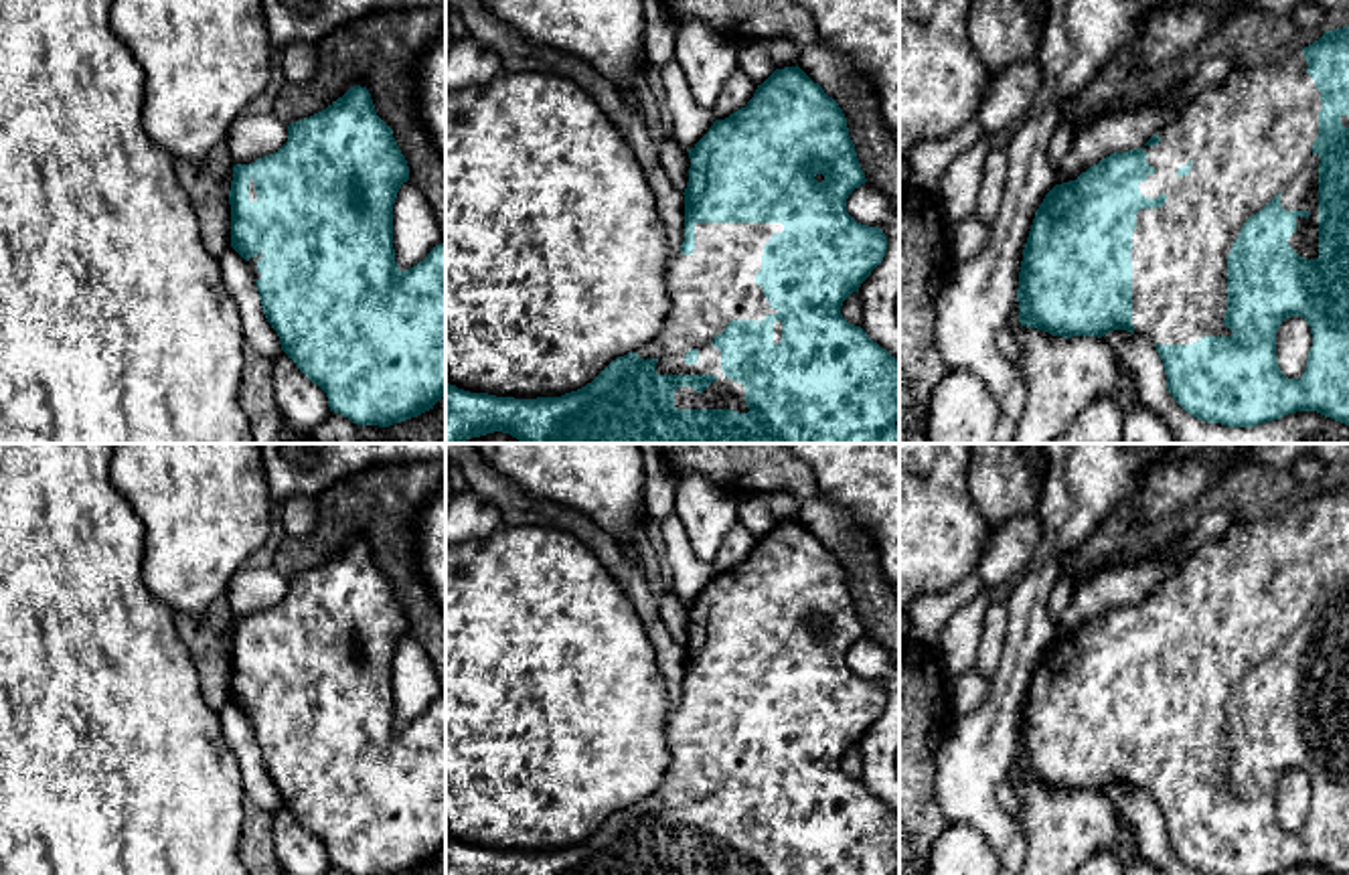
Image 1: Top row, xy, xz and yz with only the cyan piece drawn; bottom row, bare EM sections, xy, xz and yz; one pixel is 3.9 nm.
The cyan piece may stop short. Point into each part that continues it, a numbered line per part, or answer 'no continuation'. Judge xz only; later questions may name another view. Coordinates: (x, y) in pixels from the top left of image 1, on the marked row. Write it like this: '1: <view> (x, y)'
1: xz (716, 284)

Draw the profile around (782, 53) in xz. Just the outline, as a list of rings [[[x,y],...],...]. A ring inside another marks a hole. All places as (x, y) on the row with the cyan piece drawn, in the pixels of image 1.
[[[770,41],[768,51],[770,51],[772,61],[776,63],[776,69],[798,65],[798,51],[788,41]]]

